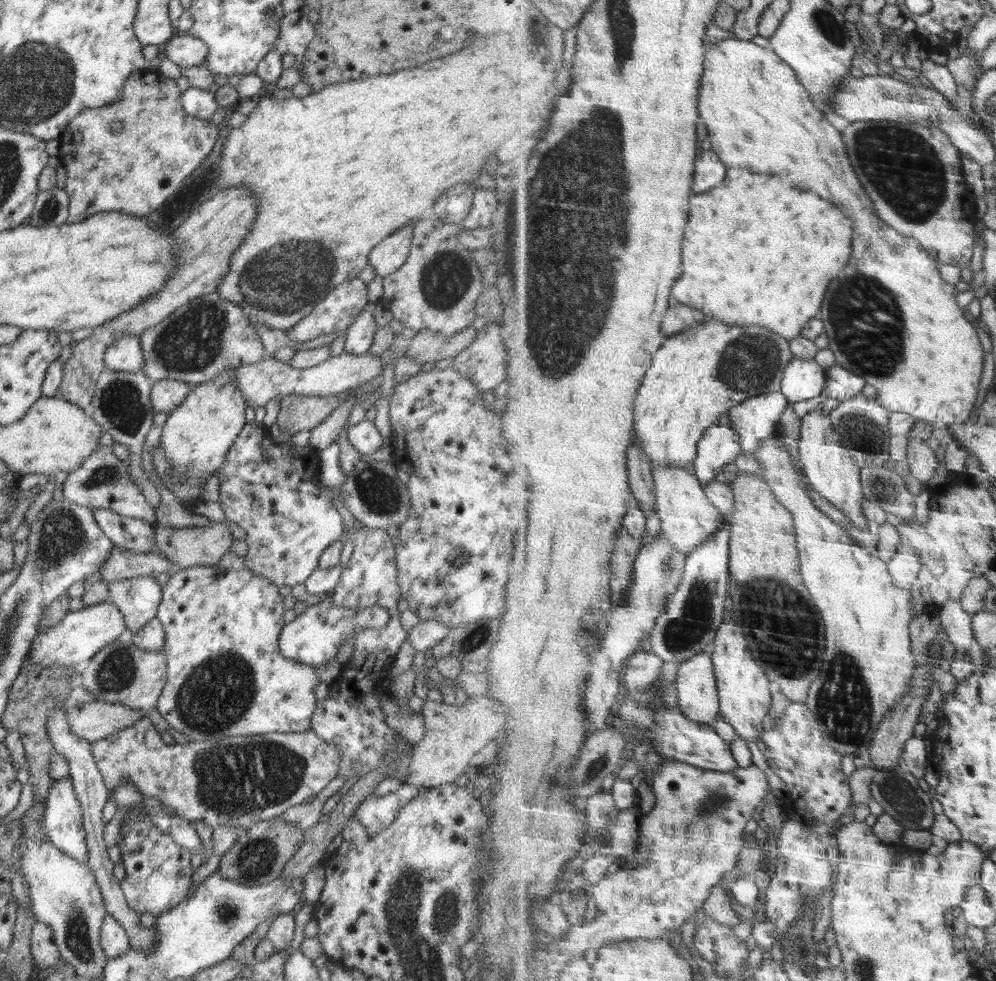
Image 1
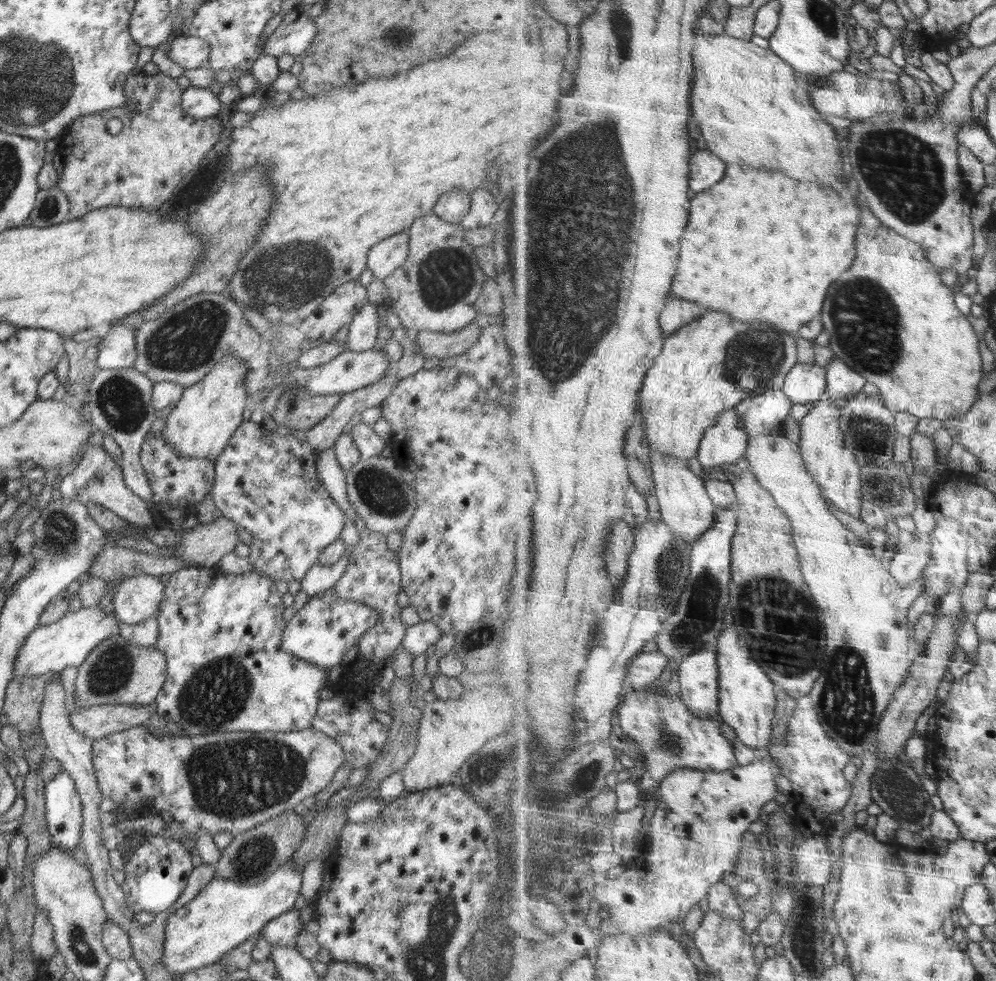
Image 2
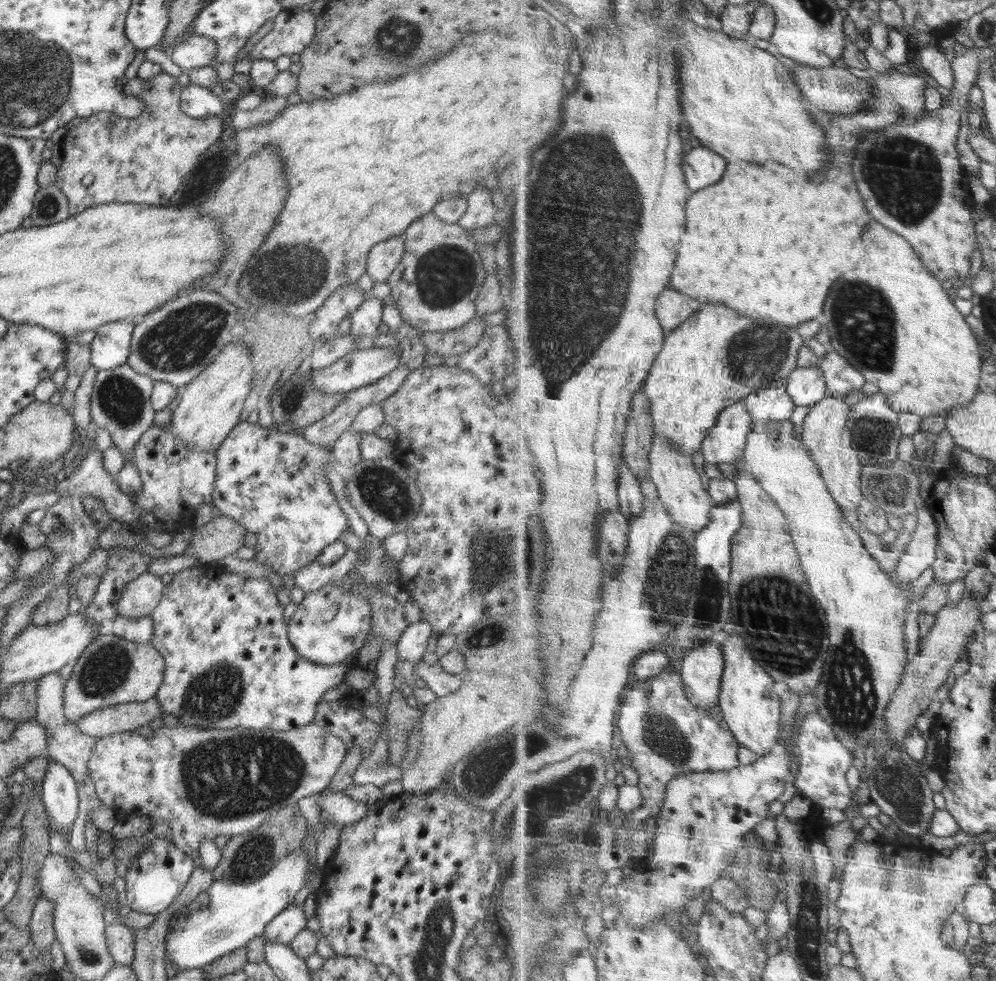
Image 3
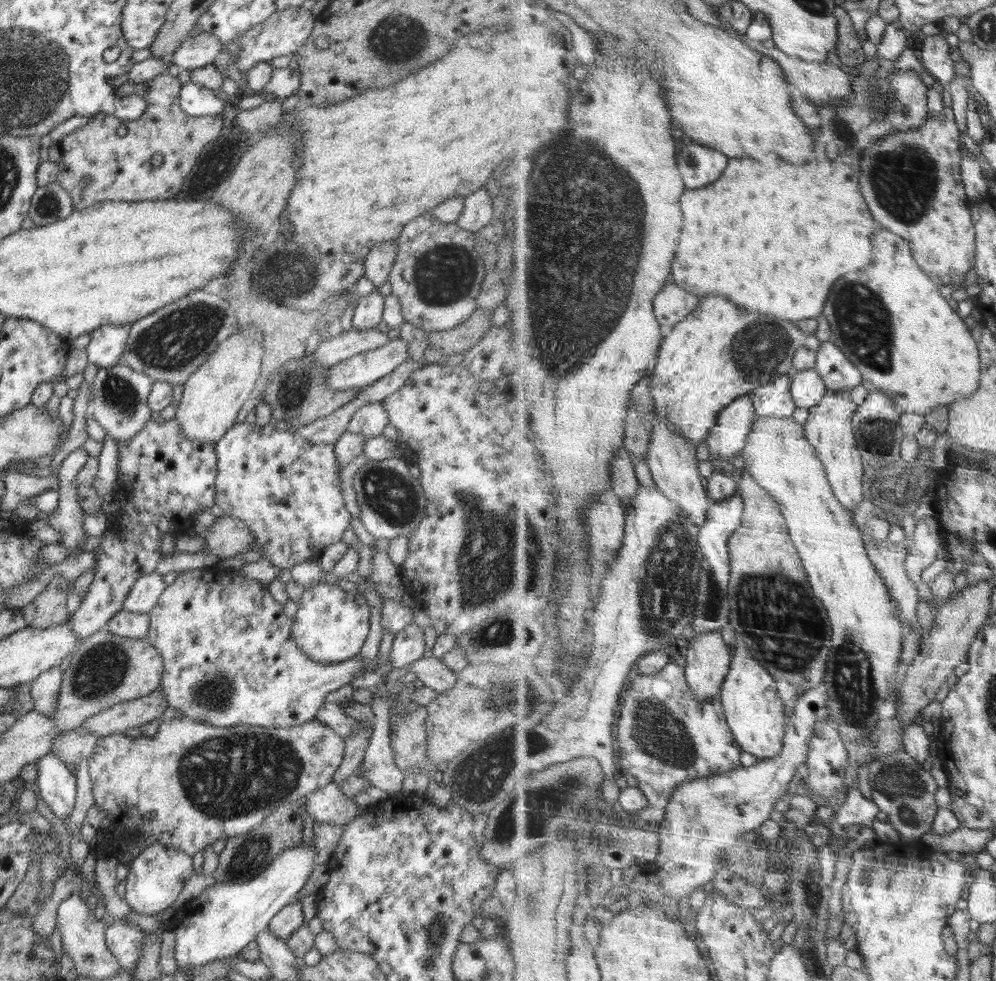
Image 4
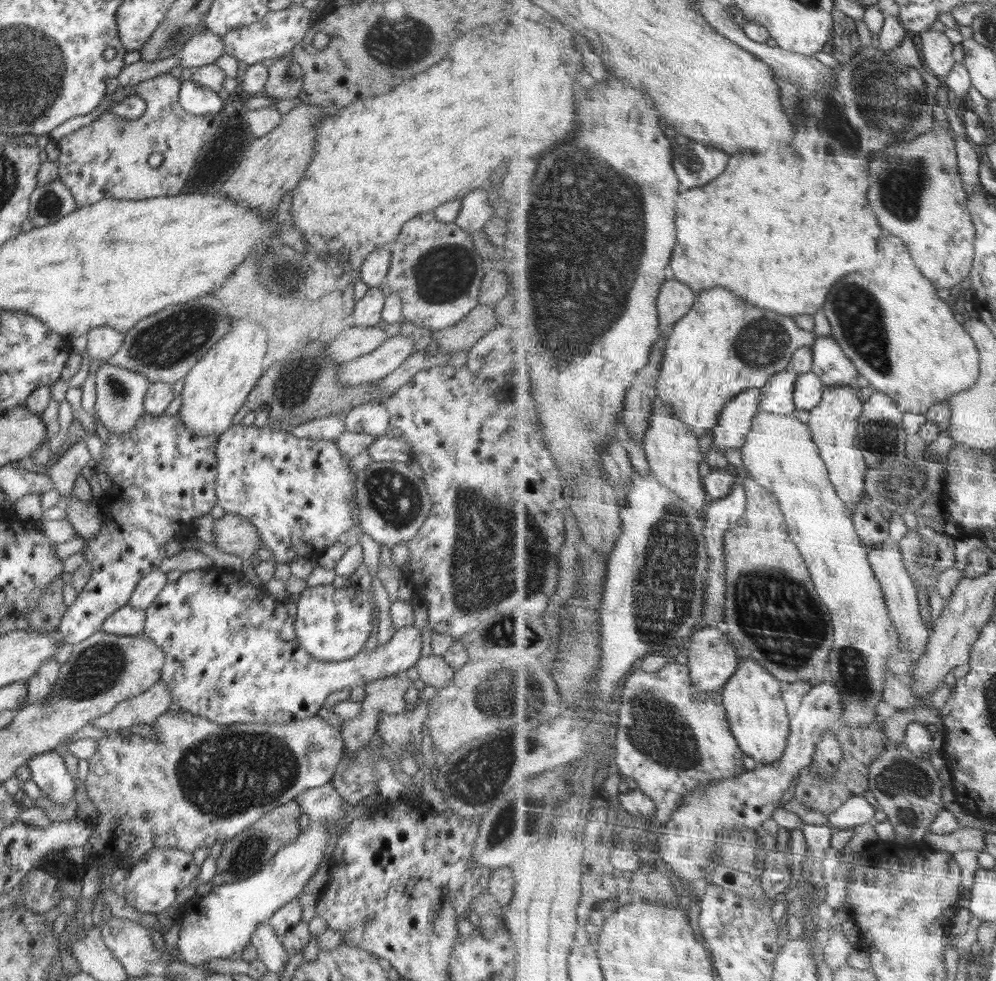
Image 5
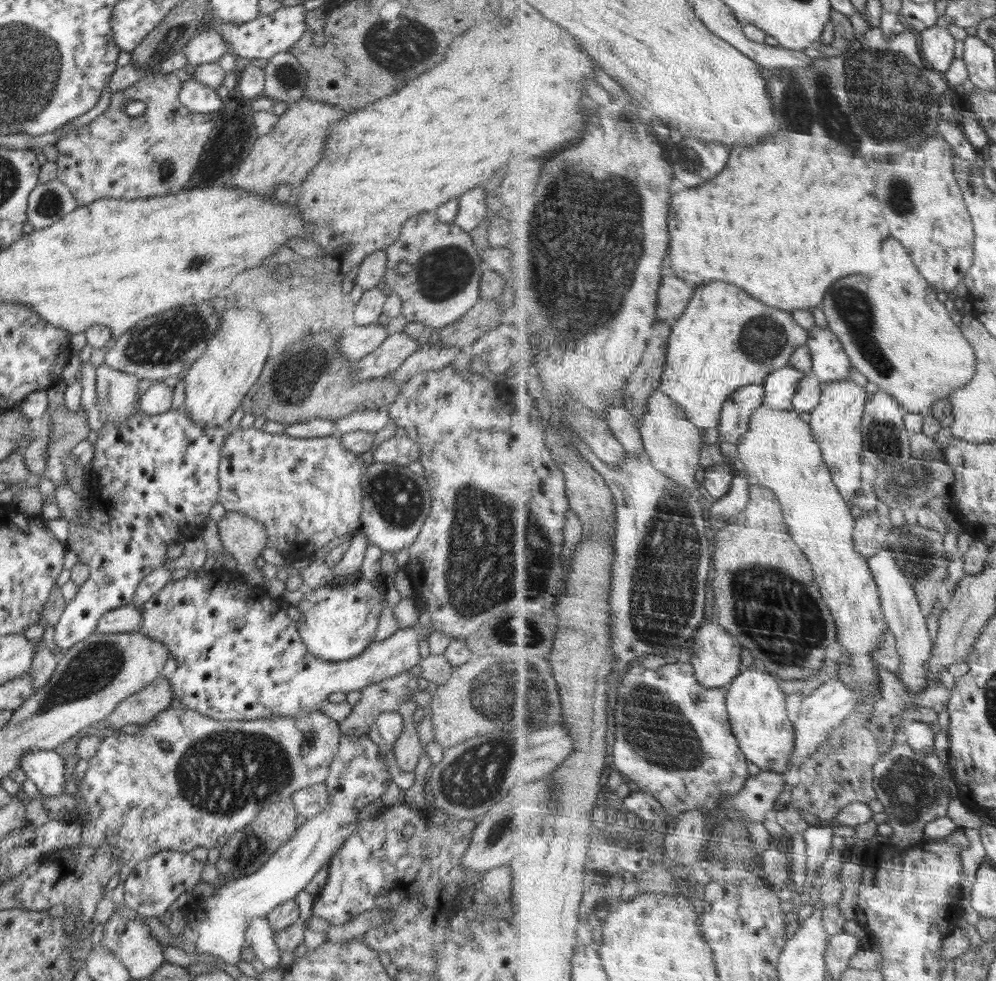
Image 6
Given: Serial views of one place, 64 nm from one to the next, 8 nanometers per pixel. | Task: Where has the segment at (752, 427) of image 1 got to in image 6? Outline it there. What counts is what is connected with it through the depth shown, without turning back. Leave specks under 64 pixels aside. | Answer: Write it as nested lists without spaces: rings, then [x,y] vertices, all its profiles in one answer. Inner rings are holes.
[[[789,365],[770,375],[766,382],[765,404],[774,410],[794,411],[794,400],[806,372]]]

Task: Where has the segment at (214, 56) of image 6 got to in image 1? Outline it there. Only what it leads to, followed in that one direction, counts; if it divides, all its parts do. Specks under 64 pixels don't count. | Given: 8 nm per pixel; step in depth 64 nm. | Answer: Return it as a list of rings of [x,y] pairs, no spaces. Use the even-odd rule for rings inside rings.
[[[176,33],[166,43],[164,55],[181,69],[195,66],[205,66],[208,48],[205,42],[187,33]]]

